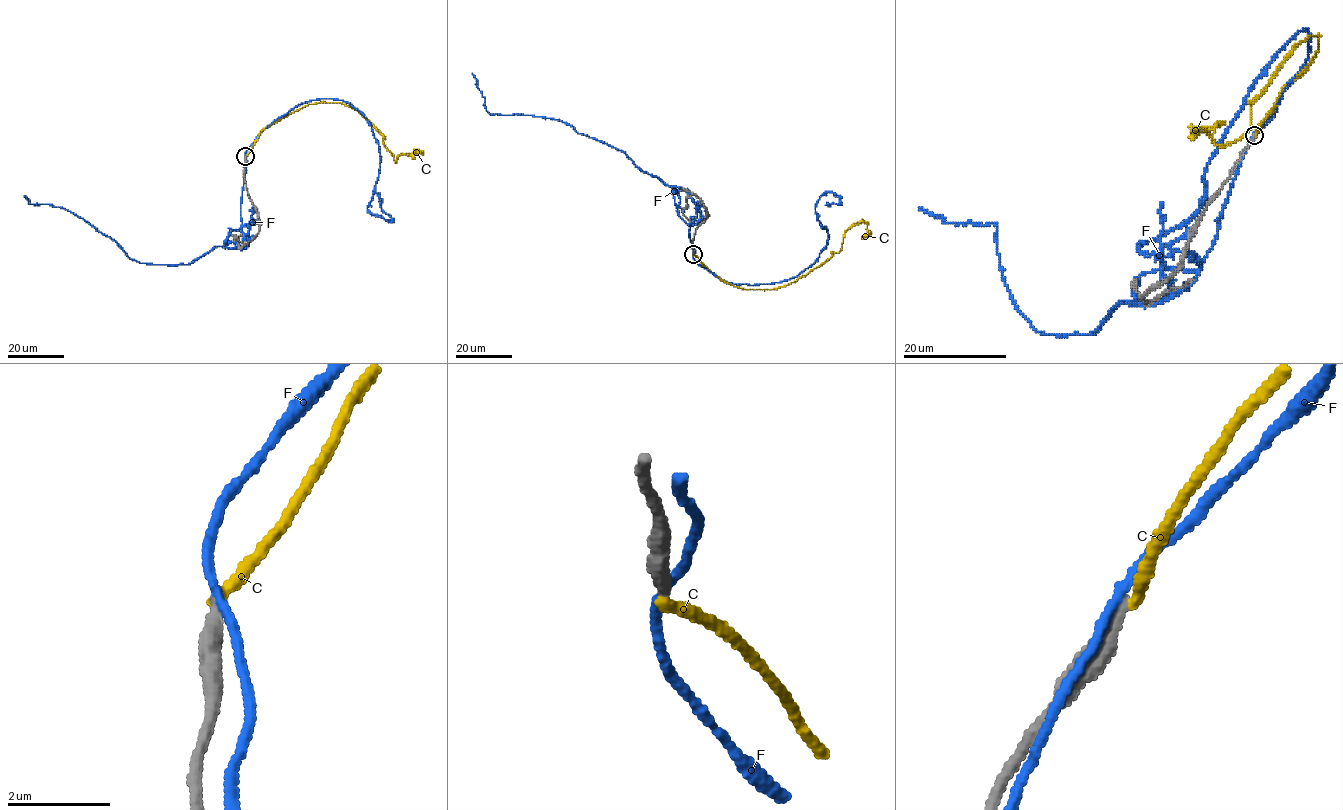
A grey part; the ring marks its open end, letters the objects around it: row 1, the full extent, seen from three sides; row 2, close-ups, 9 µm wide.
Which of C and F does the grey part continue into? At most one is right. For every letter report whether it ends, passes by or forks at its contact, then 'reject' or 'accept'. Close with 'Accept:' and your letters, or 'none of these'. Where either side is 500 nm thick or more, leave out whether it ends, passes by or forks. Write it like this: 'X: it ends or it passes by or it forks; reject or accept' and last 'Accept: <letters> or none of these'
C: it ends; reject
F: it passes by; reject
Accept: none of these

